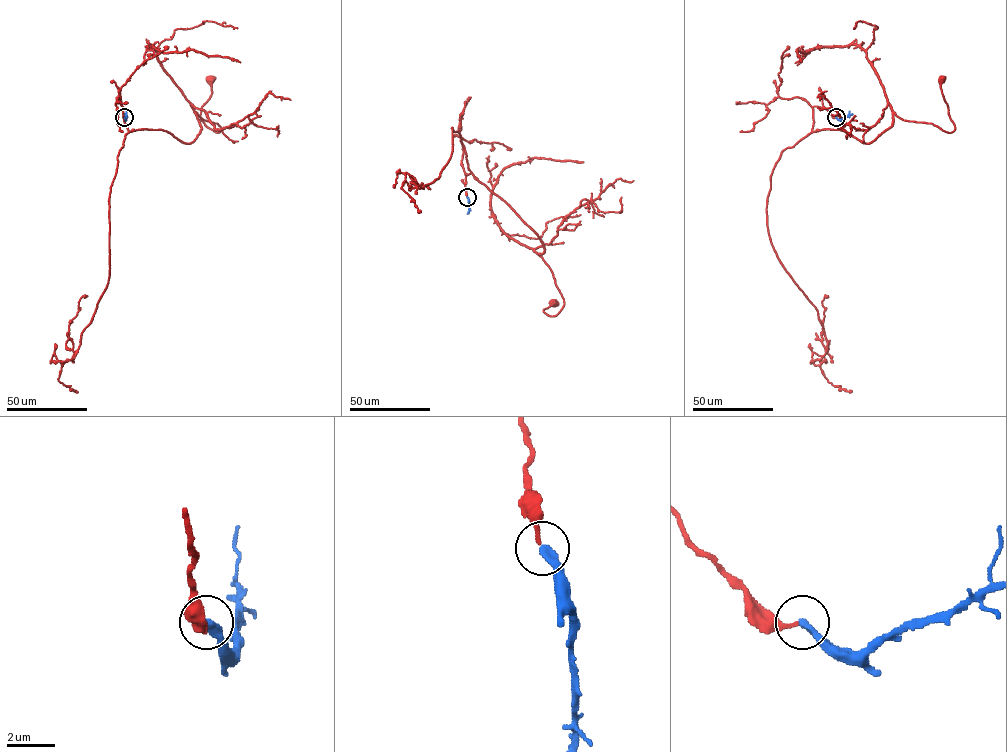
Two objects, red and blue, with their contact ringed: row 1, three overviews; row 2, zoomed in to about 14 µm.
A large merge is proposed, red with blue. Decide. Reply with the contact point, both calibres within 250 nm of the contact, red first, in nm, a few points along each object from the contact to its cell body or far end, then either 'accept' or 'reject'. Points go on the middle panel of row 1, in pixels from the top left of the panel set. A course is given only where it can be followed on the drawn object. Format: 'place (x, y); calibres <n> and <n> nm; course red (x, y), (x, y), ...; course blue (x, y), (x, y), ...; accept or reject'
place (467, 197); calibres 180 and 320 nm; course red (467, 196), (465, 174), (471, 173), (539, 237), (539, 255), (563, 299), (550, 316), (543, 311), (553, 303); course blue (467, 197), (467, 213); reject

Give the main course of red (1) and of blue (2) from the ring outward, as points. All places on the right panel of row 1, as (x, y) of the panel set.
1: (835, 117), (814, 106), (812, 131), (841, 129), (871, 143), (892, 125), (894, 112), (952, 132), (942, 79)
2: (836, 117), (841, 119), (852, 114)

